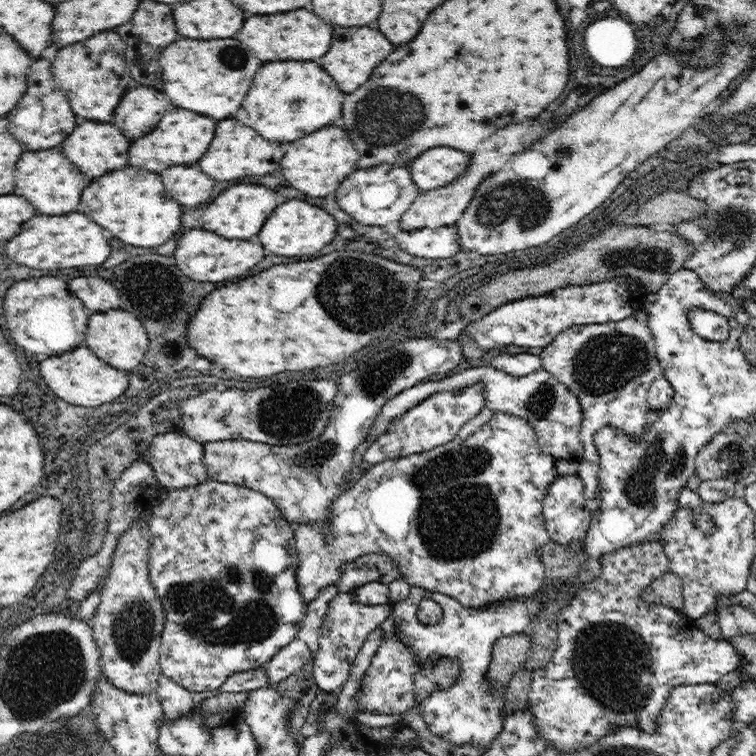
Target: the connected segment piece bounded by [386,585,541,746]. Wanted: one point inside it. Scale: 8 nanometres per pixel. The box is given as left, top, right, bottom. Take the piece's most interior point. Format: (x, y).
(469, 712)

